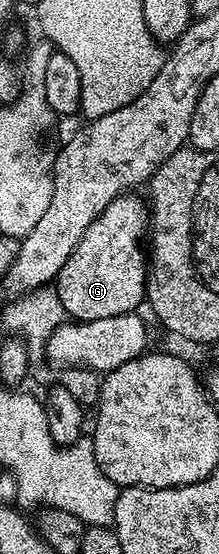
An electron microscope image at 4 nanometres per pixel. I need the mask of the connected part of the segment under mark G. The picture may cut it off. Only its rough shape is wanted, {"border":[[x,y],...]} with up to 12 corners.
{"border":[[114,199],[54,288],[73,322],[146,301],[150,209]]}

